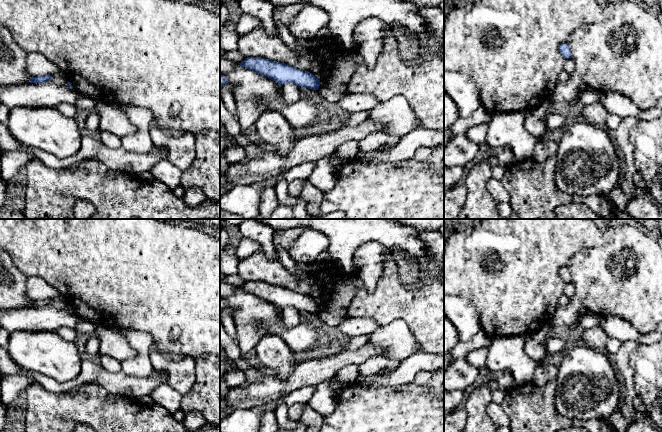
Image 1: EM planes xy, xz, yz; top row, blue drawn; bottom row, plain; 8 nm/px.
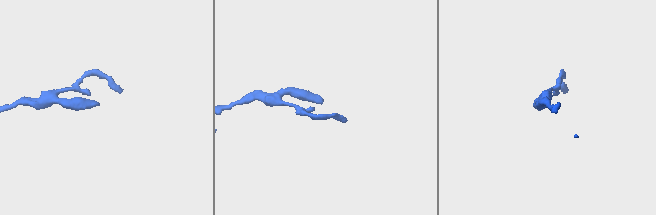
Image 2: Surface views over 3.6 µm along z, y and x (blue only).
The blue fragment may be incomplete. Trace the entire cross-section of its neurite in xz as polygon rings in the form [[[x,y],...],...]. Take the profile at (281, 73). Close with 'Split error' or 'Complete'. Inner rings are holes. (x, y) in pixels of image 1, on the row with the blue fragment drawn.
[[[248,57],[239,64],[268,77],[281,86],[285,83],[294,83],[299,88],[305,87],[311,90],[318,90],[321,84],[320,80],[309,71],[302,71],[285,63],[261,57]]]. Complete

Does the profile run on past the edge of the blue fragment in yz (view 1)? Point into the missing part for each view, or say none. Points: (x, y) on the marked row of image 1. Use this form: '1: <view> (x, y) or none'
1: none

